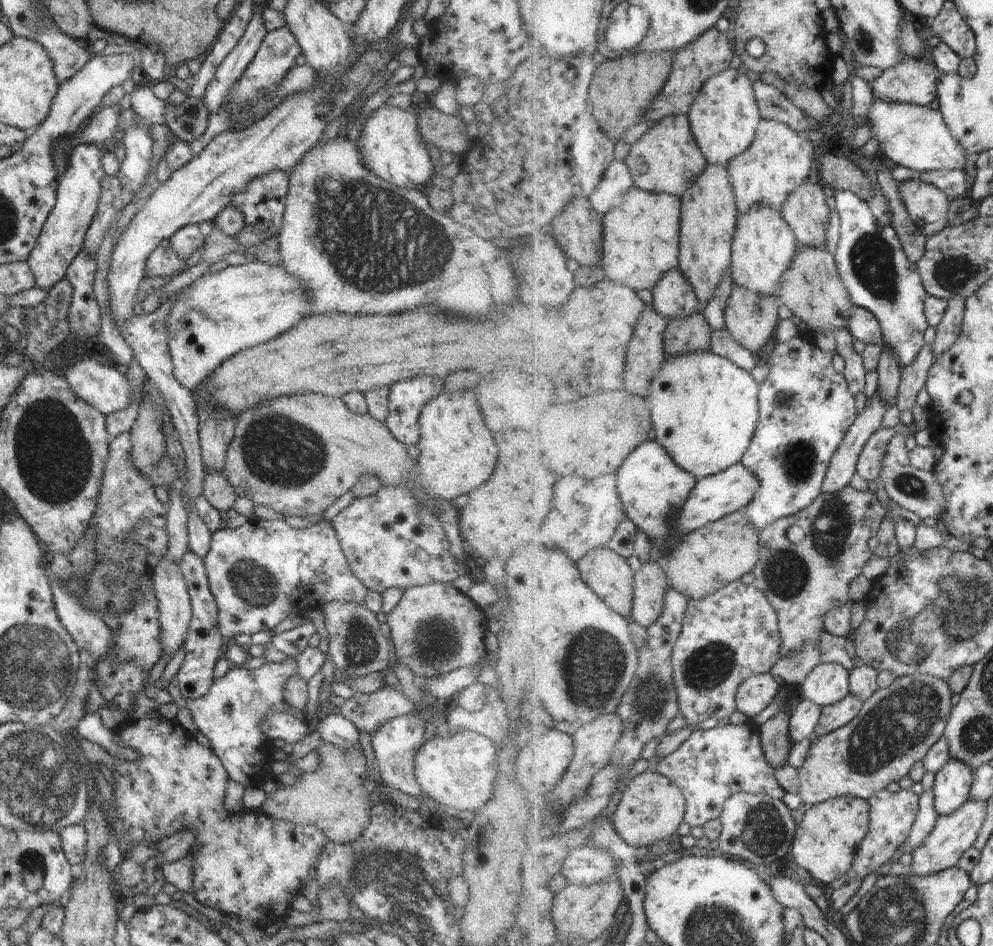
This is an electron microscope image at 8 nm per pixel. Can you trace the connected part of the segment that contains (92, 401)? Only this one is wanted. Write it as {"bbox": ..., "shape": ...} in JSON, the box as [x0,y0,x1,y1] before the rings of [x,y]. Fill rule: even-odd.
{"bbox":[58,358,134,415],"shape":[[[84,358],[76,360],[72,366],[63,368],[58,371],[68,381],[78,398],[84,400],[103,415],[116,413],[118,410],[124,410],[132,402],[132,393],[134,390],[130,387],[128,379],[121,368],[106,366],[100,364],[96,358]]]}

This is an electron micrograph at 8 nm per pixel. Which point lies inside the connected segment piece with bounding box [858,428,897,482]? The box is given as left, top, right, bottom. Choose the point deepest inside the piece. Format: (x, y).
(872, 462)

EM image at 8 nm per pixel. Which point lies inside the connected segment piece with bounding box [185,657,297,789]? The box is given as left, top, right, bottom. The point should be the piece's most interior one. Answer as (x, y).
(230, 713)

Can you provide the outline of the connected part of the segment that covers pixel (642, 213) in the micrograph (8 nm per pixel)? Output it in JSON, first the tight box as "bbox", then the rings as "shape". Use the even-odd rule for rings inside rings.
{"bbox":[602,184,683,291],"shape":[[[634,184],[624,196],[614,201],[612,208],[604,215],[602,266],[608,278],[636,290],[648,288],[652,291],[666,274],[680,268],[683,202],[679,196],[644,192]]]}

